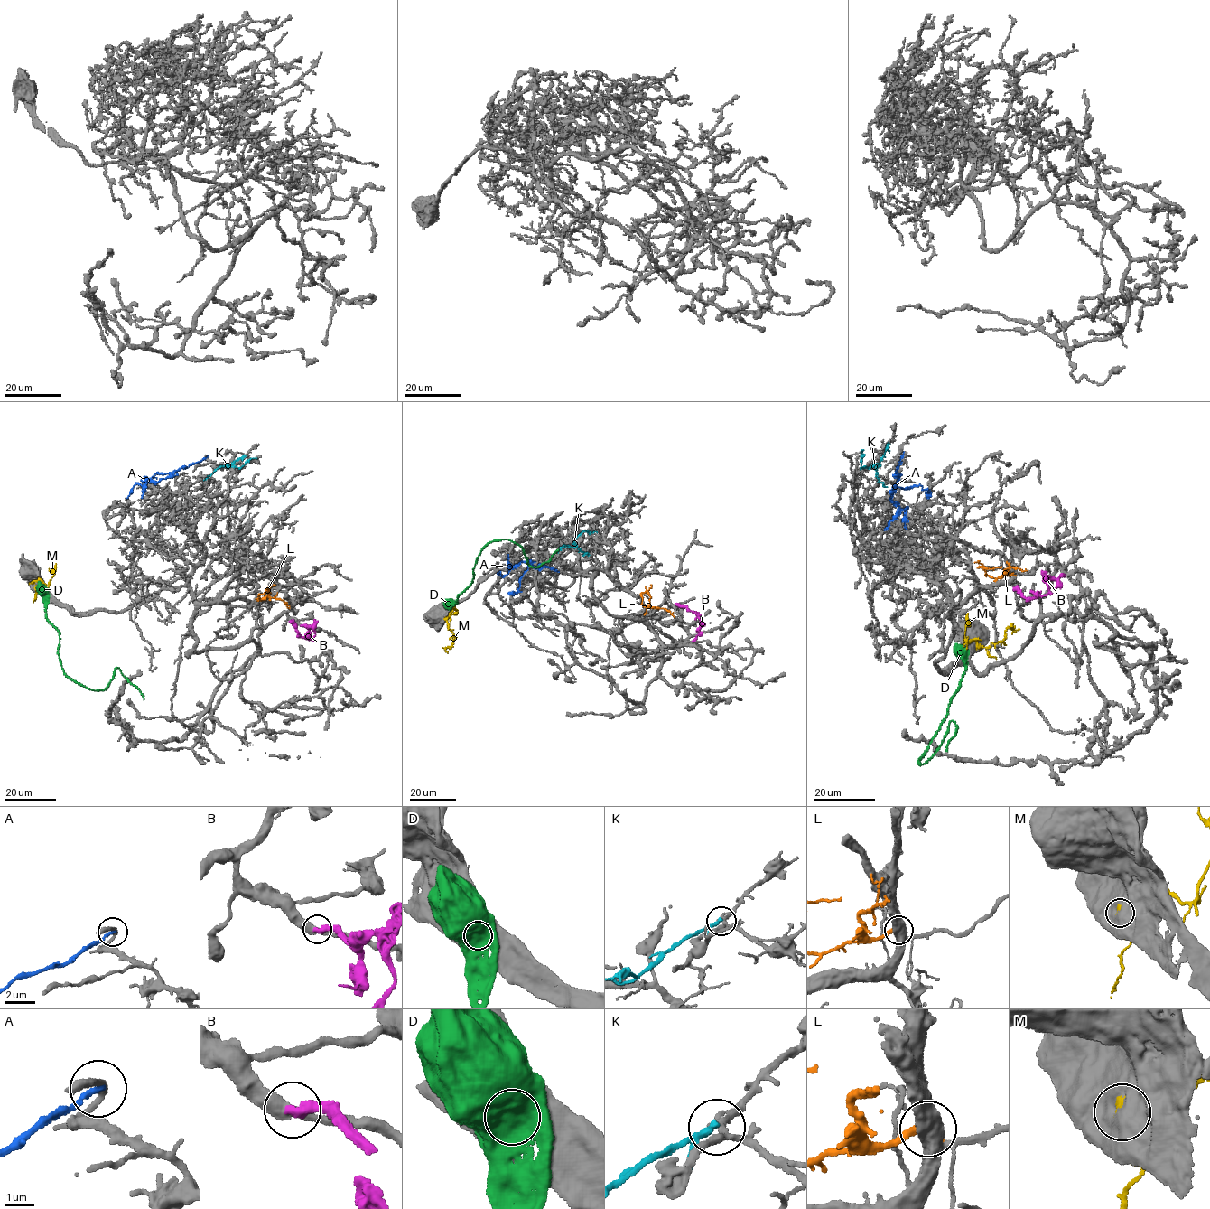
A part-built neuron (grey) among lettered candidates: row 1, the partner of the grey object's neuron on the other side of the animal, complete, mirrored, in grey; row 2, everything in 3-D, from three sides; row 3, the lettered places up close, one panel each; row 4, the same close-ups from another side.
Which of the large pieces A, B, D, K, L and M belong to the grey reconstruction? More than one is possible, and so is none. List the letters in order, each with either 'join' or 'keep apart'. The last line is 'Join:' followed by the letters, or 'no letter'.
A: keep apart
B: join
D: keep apart
K: keep apart
L: keep apart
M: keep apart
Join: B

